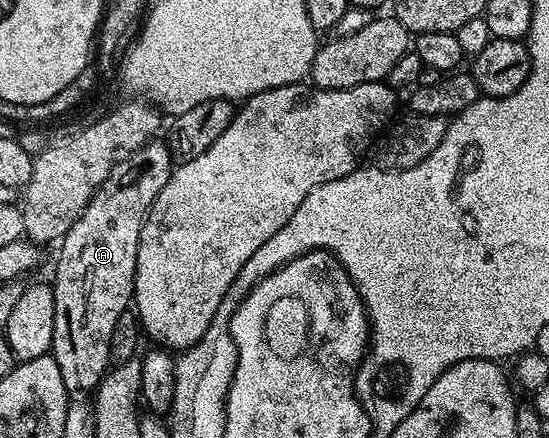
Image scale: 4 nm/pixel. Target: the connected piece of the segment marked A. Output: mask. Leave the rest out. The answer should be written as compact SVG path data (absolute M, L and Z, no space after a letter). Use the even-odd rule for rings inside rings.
M166 141L146 142L140 150L135 150L111 171L111 175L103 181L101 188L89 200L73 228L69 228L69 232L65 232L65 236L58 243L59 259L55 262L55 282L53 281L55 292L53 340L49 353L57 360L57 368L61 368L61 380L65 380L68 395L90 395L102 382L103 375L109 369L111 362L109 339L113 336L117 320L121 320L121 316L132 305L135 296L137 244L141 240L141 228L153 200L157 200L161 188L165 188L165 184L171 178L172 169L173 161Z

